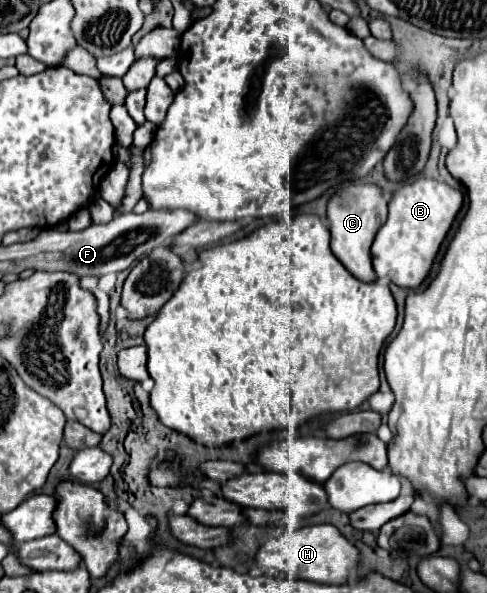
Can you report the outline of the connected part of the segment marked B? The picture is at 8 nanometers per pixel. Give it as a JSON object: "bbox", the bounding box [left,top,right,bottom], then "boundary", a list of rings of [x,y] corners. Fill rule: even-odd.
{"bbox":[372,177,462,289],"boundary":[[[418,177],[412,183],[404,183],[394,193],[388,205],[388,219],[372,245],[372,263],[378,279],[388,279],[404,289],[416,289],[428,277],[462,203],[462,193],[444,181]]]}

